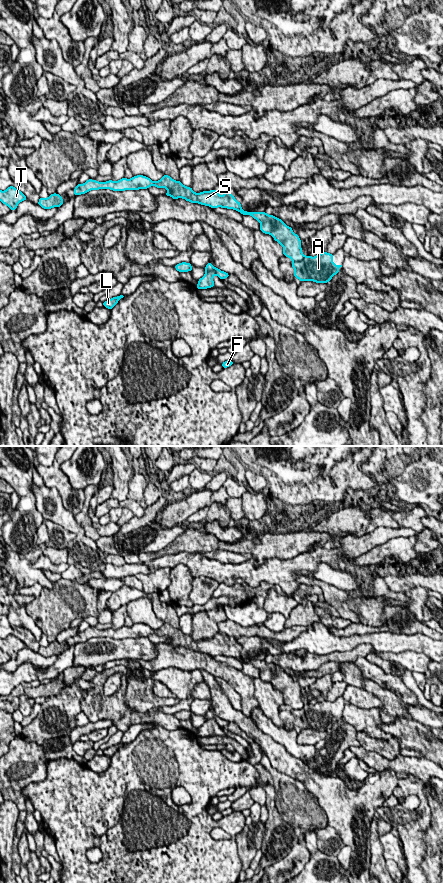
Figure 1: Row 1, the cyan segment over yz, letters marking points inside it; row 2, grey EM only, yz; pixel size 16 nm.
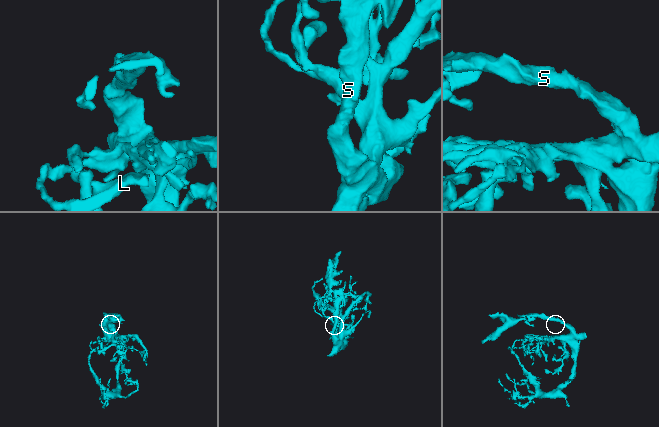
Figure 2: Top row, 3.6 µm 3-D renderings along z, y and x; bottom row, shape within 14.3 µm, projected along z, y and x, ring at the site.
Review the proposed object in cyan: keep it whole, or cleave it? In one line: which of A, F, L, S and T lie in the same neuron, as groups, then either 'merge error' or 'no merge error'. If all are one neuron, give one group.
A F L / S T; merge error

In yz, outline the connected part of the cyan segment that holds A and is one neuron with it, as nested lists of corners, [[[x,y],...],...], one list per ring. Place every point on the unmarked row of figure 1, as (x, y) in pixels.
[[[322,700],[315,705],[305,704],[302,709],[292,710],[294,725],[300,729],[327,731],[340,718],[342,713],[333,710],[333,702]]]

